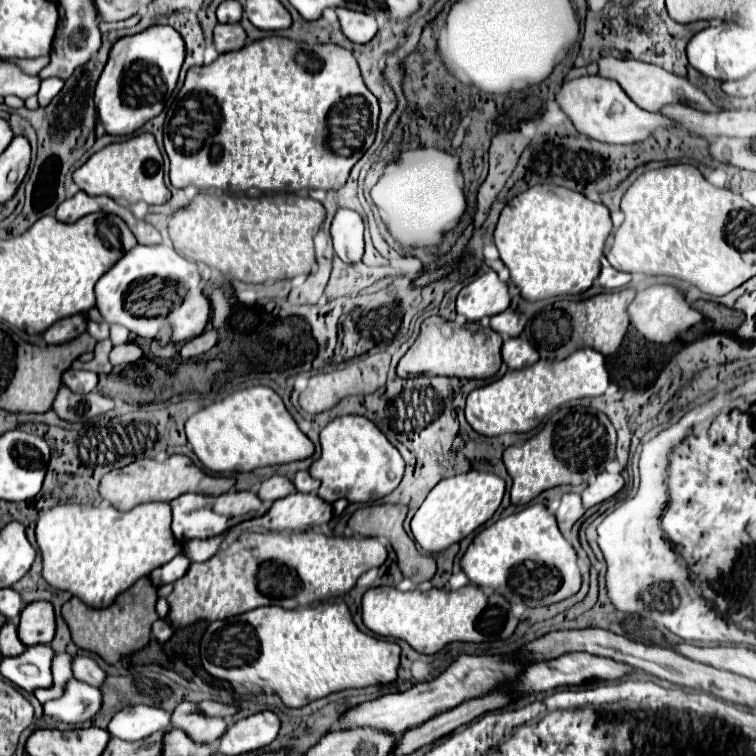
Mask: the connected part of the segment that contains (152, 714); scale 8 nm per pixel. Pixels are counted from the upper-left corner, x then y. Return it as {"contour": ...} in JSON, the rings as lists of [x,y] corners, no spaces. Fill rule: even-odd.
{"contour":[[[129,706],[123,708],[113,716],[109,722],[109,734],[127,742],[143,740],[145,736],[163,730],[169,726],[169,716],[171,712],[165,712],[163,708],[153,708],[153,706]]]}

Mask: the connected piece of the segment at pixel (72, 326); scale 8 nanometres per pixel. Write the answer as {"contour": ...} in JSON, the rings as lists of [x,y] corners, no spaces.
{"contour":[[[75,314],[75,316],[69,316],[69,318],[63,318],[59,322],[55,322],[45,334],[43,334],[43,340],[47,344],[63,344],[63,342],[69,342],[73,338],[77,338],[87,326],[87,320],[83,314]]]}

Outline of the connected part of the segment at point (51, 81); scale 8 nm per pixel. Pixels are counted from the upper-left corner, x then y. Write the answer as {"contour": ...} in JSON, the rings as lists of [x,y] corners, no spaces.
{"contour":[[[47,78],[41,82],[41,90],[39,90],[39,106],[47,106],[51,102],[51,98],[63,88],[61,78]]]}

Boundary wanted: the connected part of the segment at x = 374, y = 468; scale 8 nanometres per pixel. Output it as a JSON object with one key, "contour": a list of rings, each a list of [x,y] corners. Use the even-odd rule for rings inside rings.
{"contour":[[[337,416],[321,430],[321,456],[311,464],[309,474],[321,482],[319,496],[325,502],[345,498],[349,502],[375,502],[393,492],[403,478],[399,450],[365,416]]]}

